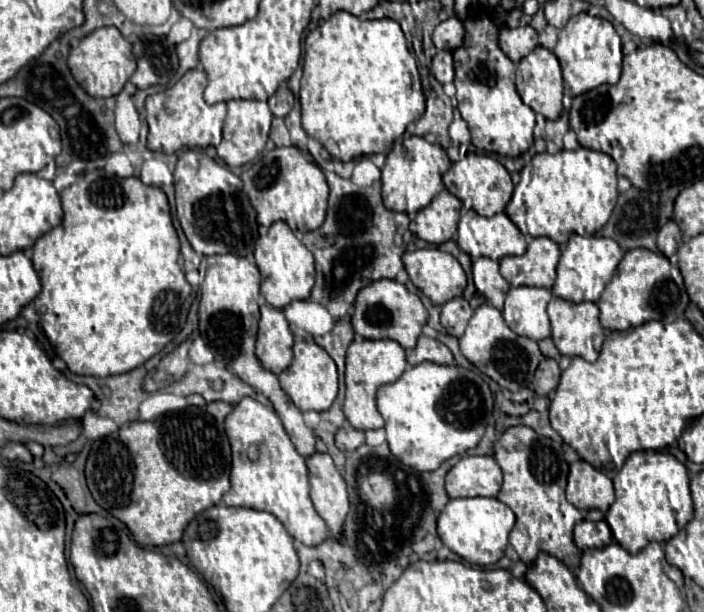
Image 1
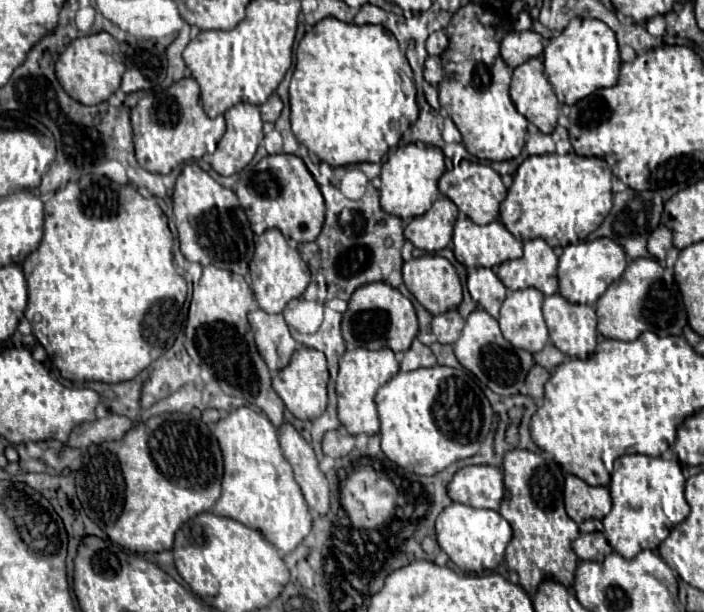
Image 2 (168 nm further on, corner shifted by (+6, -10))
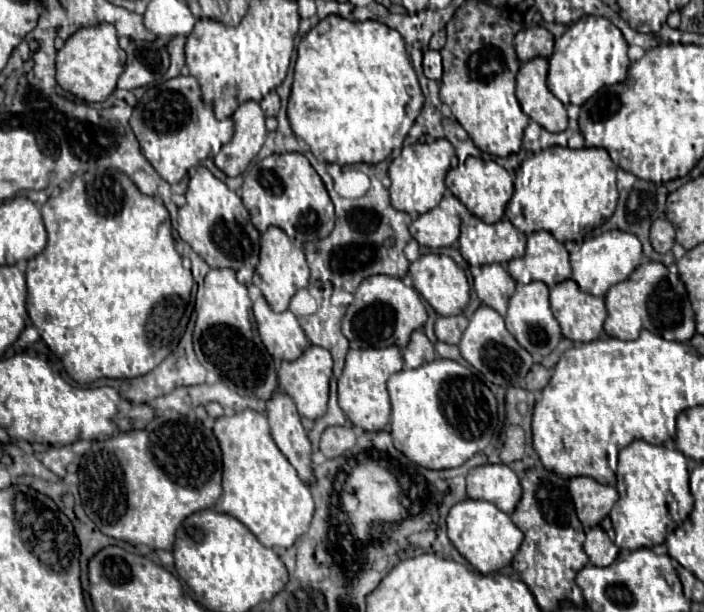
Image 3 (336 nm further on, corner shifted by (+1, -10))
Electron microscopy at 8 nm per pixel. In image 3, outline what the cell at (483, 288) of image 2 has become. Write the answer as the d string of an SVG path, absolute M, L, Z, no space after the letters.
M502 264L482 266L480 274L474 278L474 290L478 298L502 316L506 314L508 300L514 294L514 286L516 282Z

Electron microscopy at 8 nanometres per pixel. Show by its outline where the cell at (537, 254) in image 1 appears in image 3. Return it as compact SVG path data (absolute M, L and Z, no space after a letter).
M534 232L528 236L526 254L508 264L508 272L516 282L528 284L534 280L554 288L572 276L568 250L550 232Z

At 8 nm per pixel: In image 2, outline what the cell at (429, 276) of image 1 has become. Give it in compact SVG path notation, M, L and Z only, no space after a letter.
M421 256L411 258L403 264L403 282L407 290L415 296L415 300L431 314L443 314L447 310L453 310L463 300L463 288L461 280L457 276L457 270L451 266L451 262L443 256Z

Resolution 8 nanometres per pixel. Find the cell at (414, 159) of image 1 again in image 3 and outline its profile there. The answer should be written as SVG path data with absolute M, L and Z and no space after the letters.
M446 138L404 146L400 156L394 158L388 168L388 176L392 180L392 186L390 186L392 206L408 214L414 214L414 212L424 214L426 210L432 210L434 206L438 206L446 190L444 178L450 168L452 156L454 156L454 146Z

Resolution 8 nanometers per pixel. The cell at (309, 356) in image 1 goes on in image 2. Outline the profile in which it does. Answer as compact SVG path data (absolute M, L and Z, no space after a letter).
M301 346L291 356L289 366L279 370L273 376L273 390L279 394L279 398L285 402L287 410L299 418L299 420L313 420L319 418L325 412L327 406L327 382L329 382L329 370L325 354L313 348Z

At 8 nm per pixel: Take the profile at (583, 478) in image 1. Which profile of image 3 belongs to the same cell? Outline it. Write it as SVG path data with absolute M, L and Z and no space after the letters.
M589 477L572 478L568 482L568 491L584 528L598 526L618 500L618 490L614 486L604 486Z

